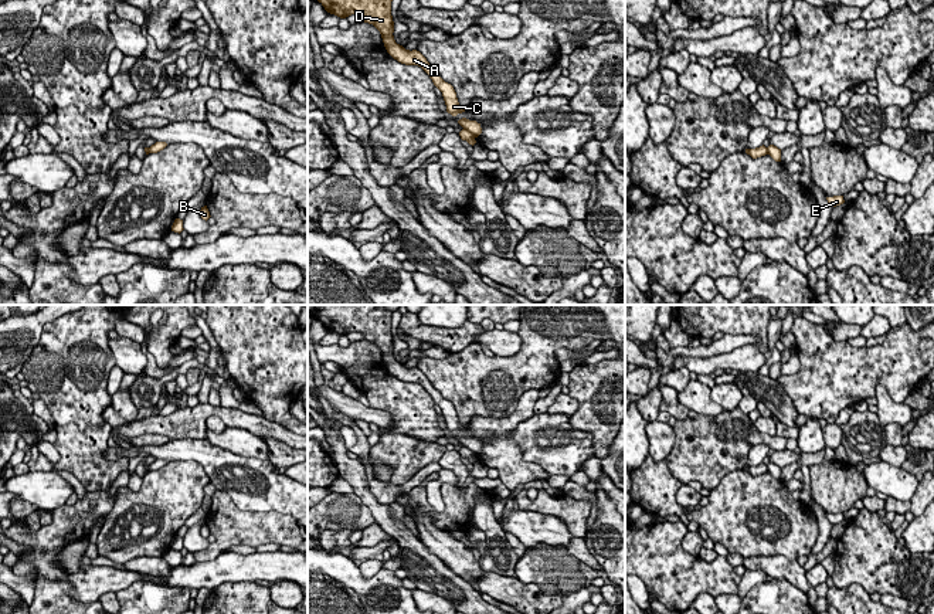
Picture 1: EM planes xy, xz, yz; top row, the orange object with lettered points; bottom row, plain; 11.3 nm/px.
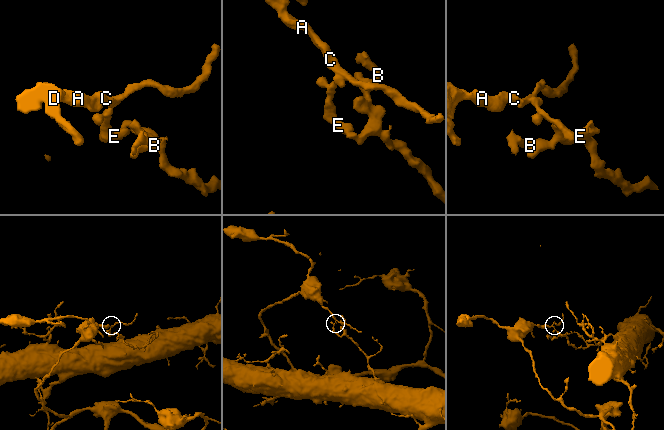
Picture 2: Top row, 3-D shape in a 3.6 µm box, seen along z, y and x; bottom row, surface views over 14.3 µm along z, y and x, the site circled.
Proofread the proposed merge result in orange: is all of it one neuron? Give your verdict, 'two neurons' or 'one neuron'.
two neurons

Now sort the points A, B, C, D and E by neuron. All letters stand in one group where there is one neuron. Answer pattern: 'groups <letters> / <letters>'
groups A C D / B E

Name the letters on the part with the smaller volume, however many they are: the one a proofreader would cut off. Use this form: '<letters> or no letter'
A, C, D

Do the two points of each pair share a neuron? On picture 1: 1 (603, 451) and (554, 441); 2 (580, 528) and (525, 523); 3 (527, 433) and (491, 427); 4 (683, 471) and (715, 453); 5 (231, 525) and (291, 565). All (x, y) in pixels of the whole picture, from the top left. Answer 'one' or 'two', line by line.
1: two
2: two
3: two
4: one
5: two

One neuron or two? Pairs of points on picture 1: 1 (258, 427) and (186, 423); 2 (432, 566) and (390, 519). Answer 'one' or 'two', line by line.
1: one
2: one

